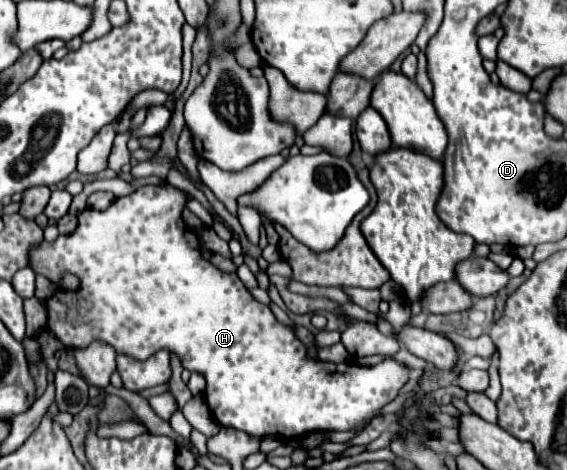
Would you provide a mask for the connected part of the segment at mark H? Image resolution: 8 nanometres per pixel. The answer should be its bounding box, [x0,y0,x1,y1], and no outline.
[28,180,410,438]

